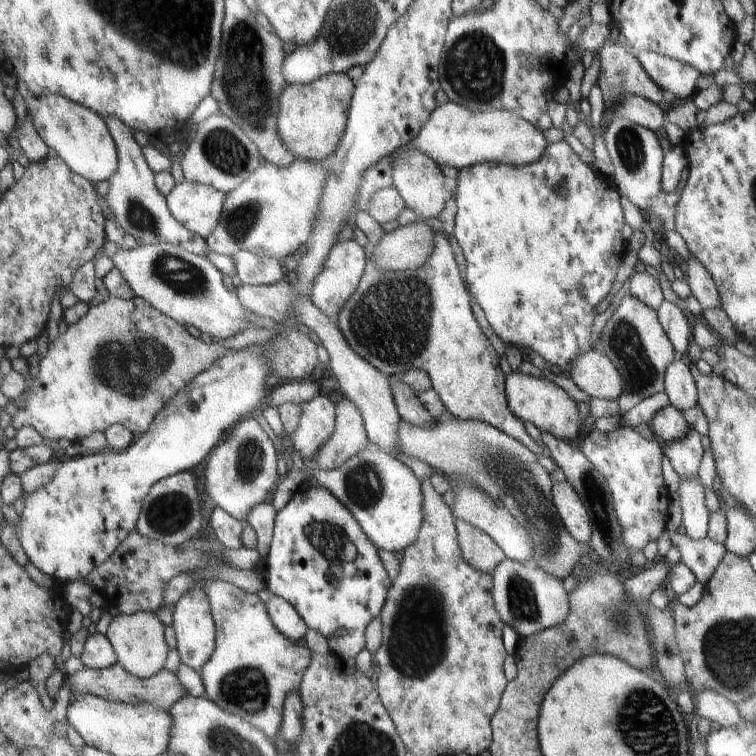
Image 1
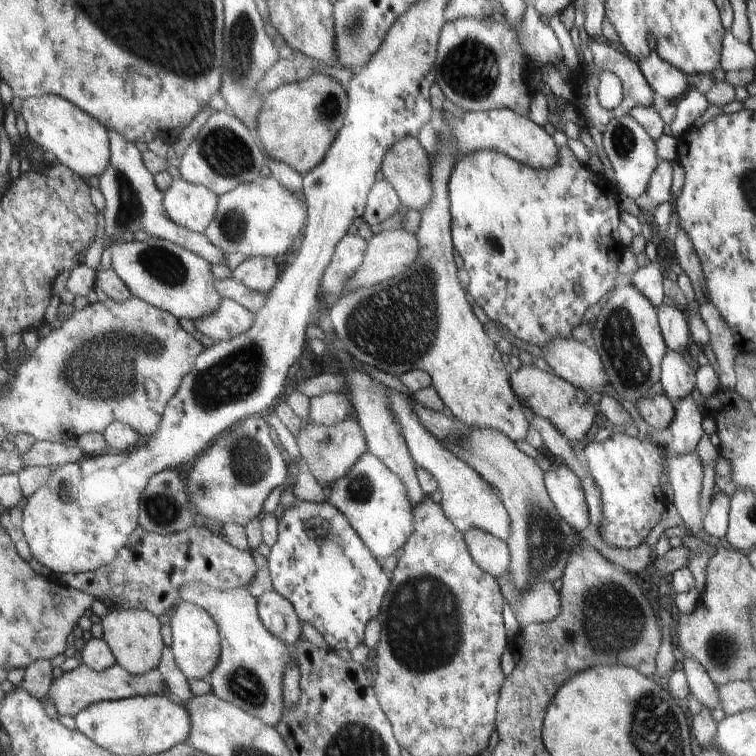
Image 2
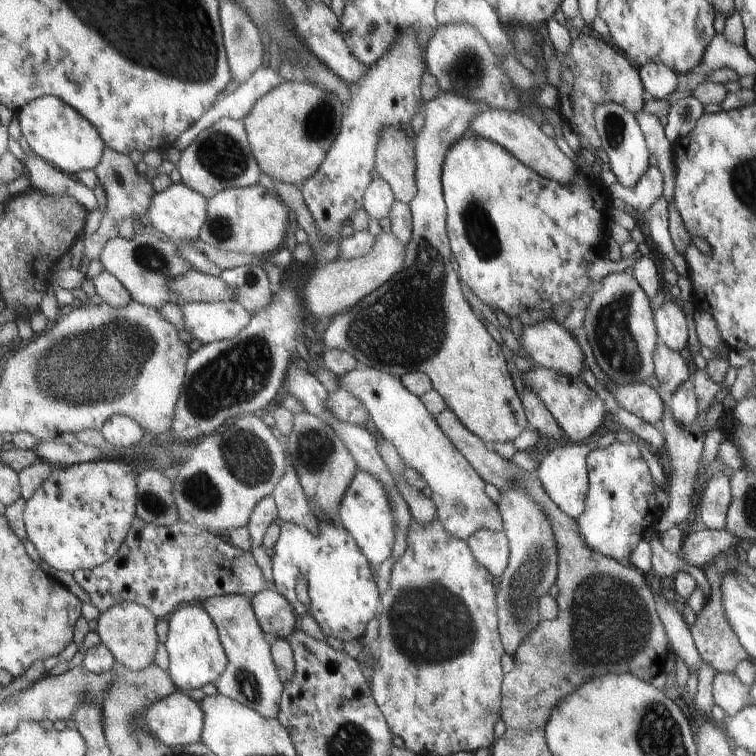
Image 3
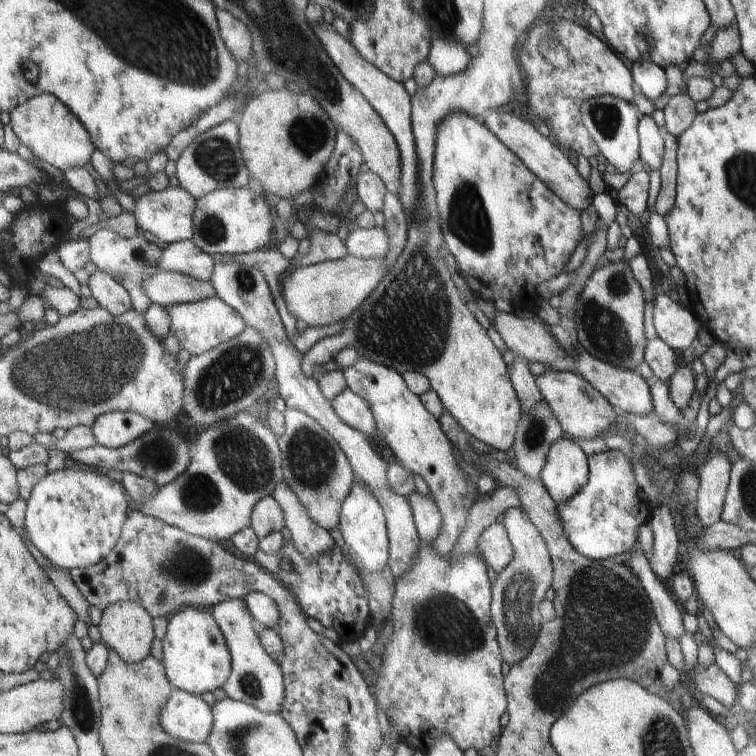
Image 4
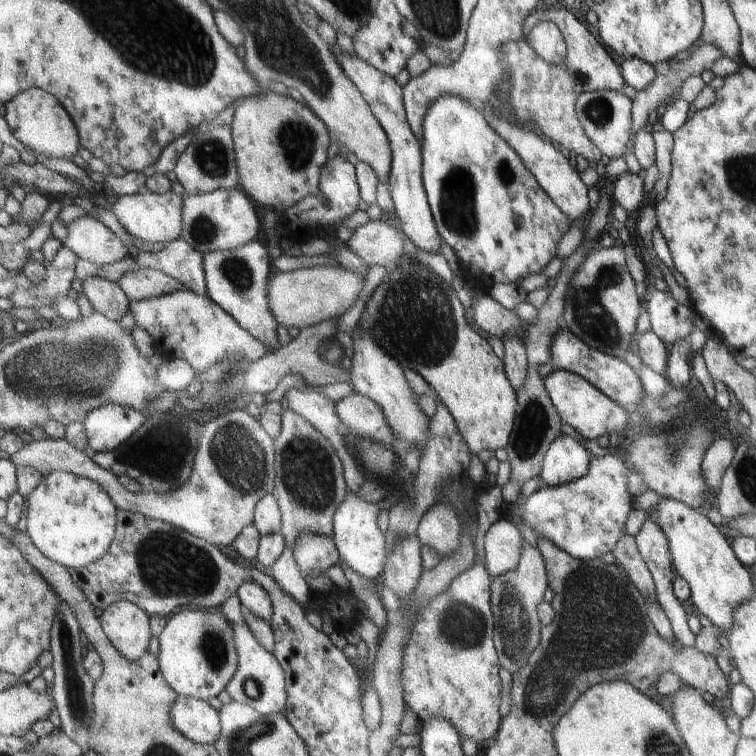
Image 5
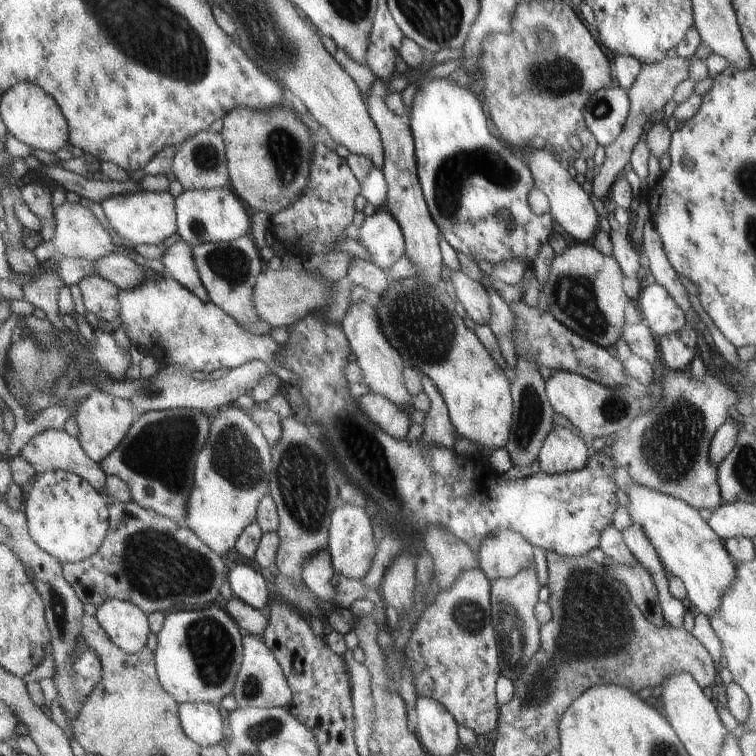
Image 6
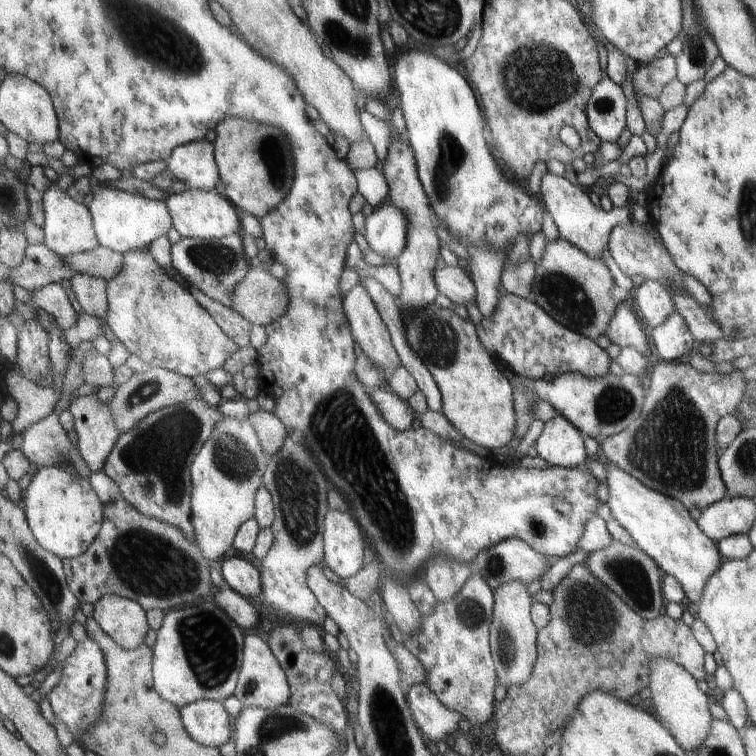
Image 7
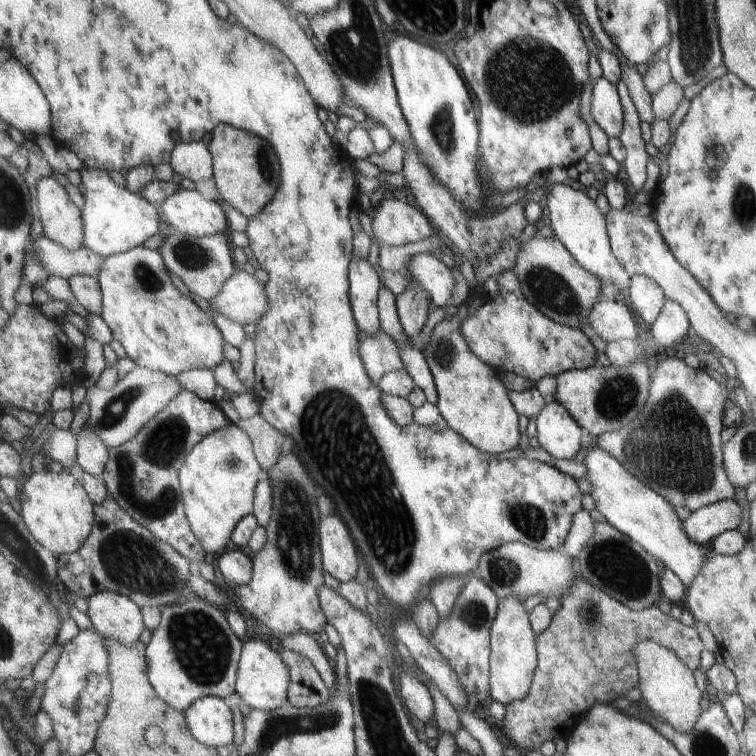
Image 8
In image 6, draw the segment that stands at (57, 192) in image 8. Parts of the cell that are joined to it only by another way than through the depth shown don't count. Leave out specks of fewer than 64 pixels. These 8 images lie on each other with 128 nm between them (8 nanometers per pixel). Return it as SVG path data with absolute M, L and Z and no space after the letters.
M65 202L61 208L57 206L54 214L56 218L55 238L51 242L43 241L43 244L34 252L41 264L53 259L55 254L97 262L109 254L123 252L123 245L115 246L111 242L107 229L103 228L101 222L93 216L93 212L83 204Z

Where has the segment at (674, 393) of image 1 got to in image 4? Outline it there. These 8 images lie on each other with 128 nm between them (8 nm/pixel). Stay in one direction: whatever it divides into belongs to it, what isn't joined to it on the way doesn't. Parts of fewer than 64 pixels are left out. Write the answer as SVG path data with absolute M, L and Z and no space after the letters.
M658 337L654 340L646 340L642 356L653 376L662 382L666 382L679 367L675 352Z

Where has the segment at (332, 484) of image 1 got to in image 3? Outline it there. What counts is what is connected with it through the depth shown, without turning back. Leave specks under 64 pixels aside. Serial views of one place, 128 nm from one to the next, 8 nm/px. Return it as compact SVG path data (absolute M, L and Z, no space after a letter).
M360 468L353 478L352 485L345 492L339 506L343 526L353 534L357 546L365 552L373 567L377 567L391 558L391 550L395 544L397 518L393 514L393 498L389 498L389 488L383 486L373 474Z

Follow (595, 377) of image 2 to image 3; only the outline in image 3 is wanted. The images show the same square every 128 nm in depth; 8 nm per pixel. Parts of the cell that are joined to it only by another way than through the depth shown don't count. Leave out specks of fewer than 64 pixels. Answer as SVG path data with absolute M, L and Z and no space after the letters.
M553 319L544 320L533 326L516 326L514 331L530 361L561 376L581 377L586 365L583 352L561 324Z

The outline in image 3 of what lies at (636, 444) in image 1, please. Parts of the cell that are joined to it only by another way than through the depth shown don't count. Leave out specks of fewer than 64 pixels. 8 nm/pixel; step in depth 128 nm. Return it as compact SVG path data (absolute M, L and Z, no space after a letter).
M616 440L605 448L590 450L585 456L588 487L583 514L575 520L577 530L589 550L624 562L641 540L646 529L653 528L662 510L655 502L655 484L635 443Z

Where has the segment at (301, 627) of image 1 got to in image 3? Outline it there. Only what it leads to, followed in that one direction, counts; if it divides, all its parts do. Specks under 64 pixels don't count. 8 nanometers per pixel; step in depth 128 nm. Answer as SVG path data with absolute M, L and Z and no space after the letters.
M267 589L251 597L253 610L266 635L289 638L299 626L299 618L285 596L277 590Z

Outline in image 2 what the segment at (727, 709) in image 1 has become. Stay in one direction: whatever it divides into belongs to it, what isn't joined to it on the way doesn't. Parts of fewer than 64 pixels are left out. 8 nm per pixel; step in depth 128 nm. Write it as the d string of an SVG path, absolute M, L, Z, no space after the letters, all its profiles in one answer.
M684 658L681 666L683 666L682 671L686 678L689 694L695 697L701 706L705 706L709 710L721 708L717 688L701 665L697 664L693 658Z

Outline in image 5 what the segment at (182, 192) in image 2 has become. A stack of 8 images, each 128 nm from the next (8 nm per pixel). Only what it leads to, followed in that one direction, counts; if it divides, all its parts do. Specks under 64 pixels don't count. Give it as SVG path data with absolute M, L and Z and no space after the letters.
M169 190L165 193L153 193L120 196L111 206L116 220L119 220L126 230L135 238L155 244L162 242L167 244L181 239L184 233L184 196L180 196Z

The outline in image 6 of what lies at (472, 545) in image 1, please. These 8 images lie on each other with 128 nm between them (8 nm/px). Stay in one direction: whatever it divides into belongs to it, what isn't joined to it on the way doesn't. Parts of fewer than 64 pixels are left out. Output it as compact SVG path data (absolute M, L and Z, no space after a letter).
M494 530L478 550L480 568L493 582L496 578L512 577L532 562L532 545L517 531Z

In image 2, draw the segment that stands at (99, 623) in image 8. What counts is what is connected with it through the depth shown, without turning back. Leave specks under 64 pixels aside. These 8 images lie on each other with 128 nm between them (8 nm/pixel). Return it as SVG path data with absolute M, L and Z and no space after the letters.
M143 608L110 611L101 619L100 625L103 630L103 638L111 646L117 662L129 673L144 675L159 668L161 652L166 644L162 634L162 625L157 615Z

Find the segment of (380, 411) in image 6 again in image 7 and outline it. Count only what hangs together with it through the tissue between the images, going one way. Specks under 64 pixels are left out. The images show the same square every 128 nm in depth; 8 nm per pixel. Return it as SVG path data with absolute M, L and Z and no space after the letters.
M377 389L371 394L377 405L377 410L385 417L385 422L395 430L405 432L415 424L416 411L403 397L393 391Z

